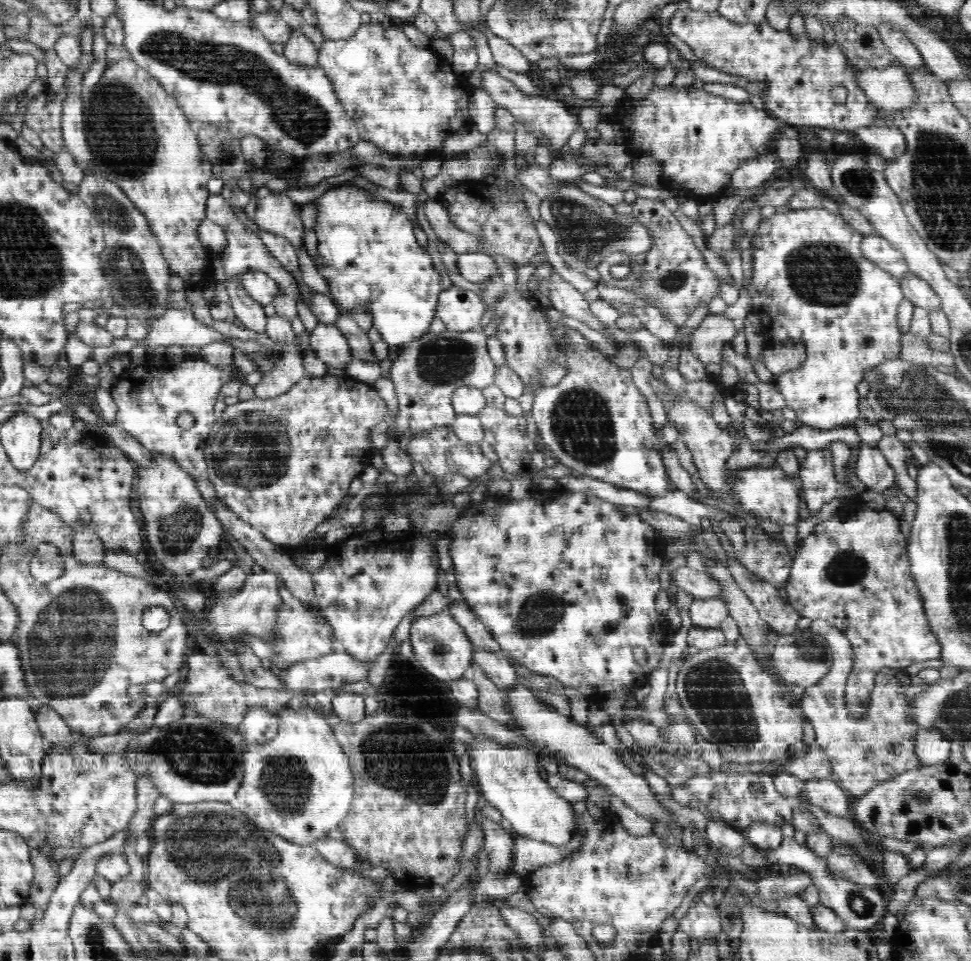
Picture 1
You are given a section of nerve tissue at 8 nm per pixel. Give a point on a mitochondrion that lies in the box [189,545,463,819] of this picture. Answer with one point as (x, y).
(414, 764)

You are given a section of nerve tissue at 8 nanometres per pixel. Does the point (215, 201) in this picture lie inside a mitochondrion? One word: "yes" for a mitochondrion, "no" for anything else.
no

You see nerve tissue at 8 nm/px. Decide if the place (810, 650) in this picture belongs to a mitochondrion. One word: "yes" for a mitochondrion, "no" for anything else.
yes

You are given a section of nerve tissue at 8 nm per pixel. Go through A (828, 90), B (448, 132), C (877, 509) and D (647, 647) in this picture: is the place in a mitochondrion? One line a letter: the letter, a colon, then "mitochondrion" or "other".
A: other
B: other
C: other
D: other

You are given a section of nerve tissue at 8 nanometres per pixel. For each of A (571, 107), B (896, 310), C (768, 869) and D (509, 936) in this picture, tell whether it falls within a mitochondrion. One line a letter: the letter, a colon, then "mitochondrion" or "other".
A: other
B: other
C: other
D: other

